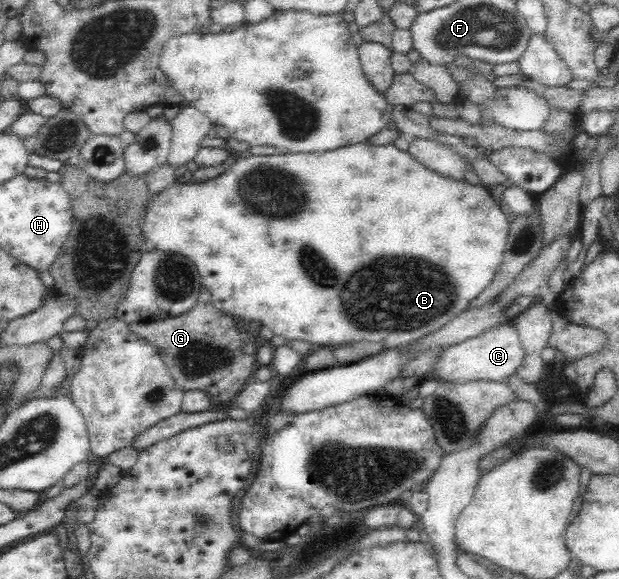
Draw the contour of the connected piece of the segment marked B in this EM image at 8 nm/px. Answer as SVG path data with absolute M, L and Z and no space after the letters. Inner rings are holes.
M358 142L358 143L355 143L355 144L352 144L352 145L347 145L347 146L344 146L344 147L340 147L340 148L337 148L337 149L336 149L336 150L329 150L329 151L326 151L326 152L323 152L323 153L320 153L320 154L318 154L318 153L315 153L315 152L313 152L313 153L290 153L290 155L286 155L286 154L277 154L277 155L250 155L250 157L246 157L246 159L243 159L243 158L240 158L240 157L239 157L239 158L238 158L238 159L237 159L237 160L236 160L236 163L233 163L233 165L232 165L232 167L230 167L230 168L229 168L229 169L228 169L228 171L224 171L224 173L222 173L222 175L219 175L219 176L218 176L218 177L215 177L215 178L214 178L214 179L206 179L206 181L193 181L193 179L192 179L192 180L191 180L191 181L189 181L189 182L186 182L186 183L185 183L185 182L179 182L179 181L178 181L178 180L177 180L177 178L176 178L176 180L175 180L175 181L174 181L174 182L173 182L173 183L172 183L172 184L168 184L168 185L167 185L167 186L166 186L166 187L165 187L165 188L164 188L164 189L162 189L162 190L161 190L161 191L159 191L159 192L157 192L157 193L152 193L152 194L151 194L151 195L148 195L148 199L147 199L147 201L146 201L146 213L143 213L143 224L142 224L142 227L141 227L141 232L142 232L142 233L143 233L143 239L146 239L146 240L147 240L147 241L148 241L148 242L150 242L150 250L158 250L158 251L161 251L161 252L170 252L170 253L175 253L175 254L176 254L176 255L181 255L181 256L184 256L184 257L186 257L186 258L188 258L188 259L190 259L190 262L194 262L194 264L196 264L196 270L198 270L198 271L199 271L199 274L200 274L200 279L201 279L201 284L202 284L202 286L204 286L204 288L206 288L206 289L207 289L207 290L208 290L208 292L210 292L210 297L211 297L211 300L212 300L212 303L213 303L213 304L215 304L215 307L216 307L216 308L219 308L219 310L220 310L220 311L221 311L221 312L224 312L224 314L230 314L230 315L231 315L231 316L232 316L232 317L234 317L234 318L236 318L236 319L239 319L239 318L240 318L240 319L241 319L241 318L242 318L242 319L248 319L248 320L250 320L250 321L257 321L257 322L259 322L259 323L261 323L261 324L262 324L262 327L268 327L268 329L271 329L271 330L272 330L272 331L273 331L273 333L274 333L274 335L279 335L279 336L280 336L280 337L283 337L283 338L284 338L284 339L285 339L285 341L286 341L286 343L289 343L289 342L290 342L290 341L294 341L294 340L302 340L302 341L307 341L307 342L309 342L309 343L312 343L312 344L313 344L313 345L314 345L314 347L321 347L321 346L327 346L327 347L335 347L335 346L339 346L339 345L342 345L342 344L347 344L347 343L352 343L352 342L357 342L357 341L372 341L372 342L384 342L384 344L385 344L385 345L386 345L386 346L387 346L387 347L388 347L388 348L398 348L398 347L399 347L399 346L402 346L402 345L405 345L405 344L410 344L410 343L411 343L411 342L414 342L414 341L415 341L415 340L418 340L418 339L420 339L420 338L421 338L421 337L424 337L424 336L425 336L425 335L428 335L428 334L429 334L429 333L432 333L432 332L433 332L433 331L436 331L436 330L437 330L437 329L440 329L440 328L441 328L441 327L444 327L444 324L445 324L445 323L448 323L448 322L451 322L451 321L452 321L452 319L454 319L454 318L455 318L455 317L456 317L456 316L457 316L457 315L458 315L458 314L461 314L461 313L462 313L462 312L463 312L463 311L464 311L464 310L466 310L466 307L468 307L468 303L470 303L470 301L472 301L472 299L474 299L474 297L476 297L476 295L478 295L478 293L480 293L480 291L482 291L482 289L484 289L484 287L486 287L486 285L488 285L488 284L489 284L489 283L490 283L490 281L492 281L492 278L493 278L493 277L494 277L494 275L496 275L496 272L497 272L497 271L498 271L498 269L500 269L500 266L501 266L501 265L502 265L502 262L503 262L503 261L504 261L504 252L505 252L505 243L506 243L506 242L507 242L507 238L508 238L508 235L509 235L509 229L510 229L510 225L511 225L511 224L510 224L510 223L508 223L508 221L507 221L507 220L506 220L506 217L505 217L505 216L504 216L504 213L503 213L503 212L502 212L502 209L501 209L501 208L500 208L500 206L498 206L498 204L496 204L496 201L495 201L495 200L494 200L494 199L493 199L493 198L492 198L492 197L491 197L491 196L490 196L490 192L488 192L488 189L487 189L487 187L484 187L484 186L474 186L474 185L471 185L471 184L468 184L468 183L467 183L467 182L466 182L466 181L465 181L465 180L455 180L455 179L452 179L452 178L448 178L448 176L443 176L443 175L440 175L440 174L439 174L439 173L438 173L438 172L434 172L434 171L431 171L431 170L430 170L430 169L427 169L427 168L426 168L426 167L425 167L425 166L424 166L424 165L423 165L423 164L422 164L422 163L419 163L419 162L418 162L418 161L416 161L416 160L414 160L414 159L413 159L413 158L412 158L412 157L411 157L411 156L410 156L410 155L409 155L409 154L408 154L408 153L407 153L407 151L400 151L400 149L397 149L397 148L395 148L395 146L394 146L394 145L393 145L393 144L389 144L389 145L384 145L384 146L379 146L379 145L378 145L378 144L368 144L368 143L366 143L366 142ZM302 245L312 245L312 249L314 249L314 253L306 253L306 251L304 251L304 253L302 253ZM320 255L322 255L322 257L326 257L326 259L330 259L330 269L320 269L320 265L318 265L318 261L320 261ZM306 259L308 259L308 265L318 265L318 267L316 267L316 269L300 269L300 267L302 267L302 261L306 261Z

